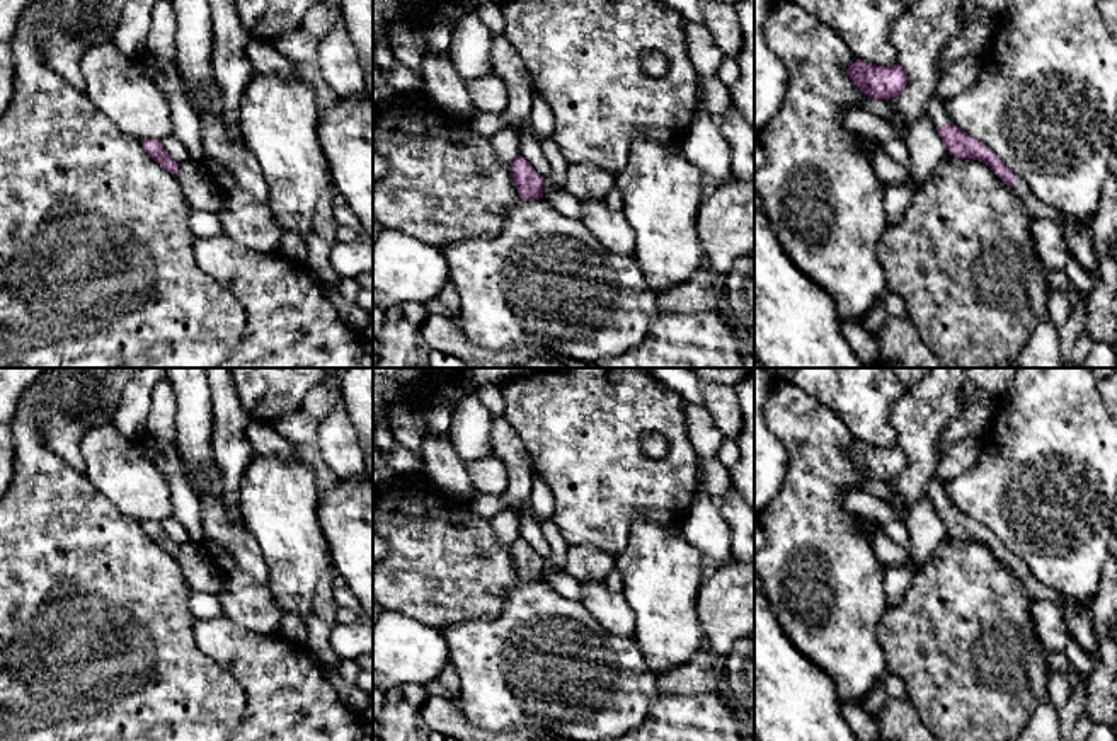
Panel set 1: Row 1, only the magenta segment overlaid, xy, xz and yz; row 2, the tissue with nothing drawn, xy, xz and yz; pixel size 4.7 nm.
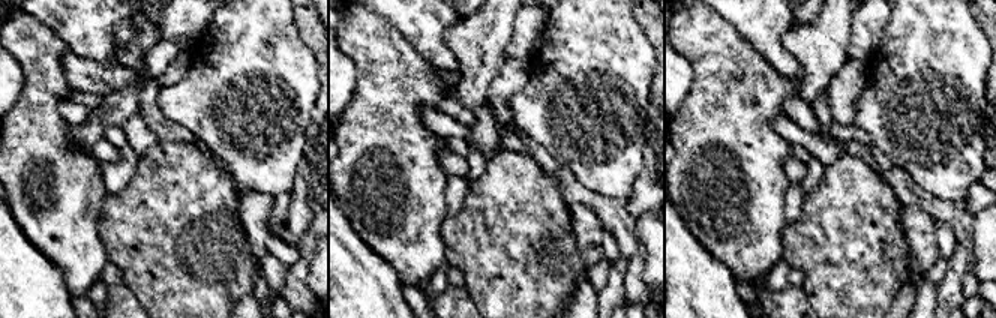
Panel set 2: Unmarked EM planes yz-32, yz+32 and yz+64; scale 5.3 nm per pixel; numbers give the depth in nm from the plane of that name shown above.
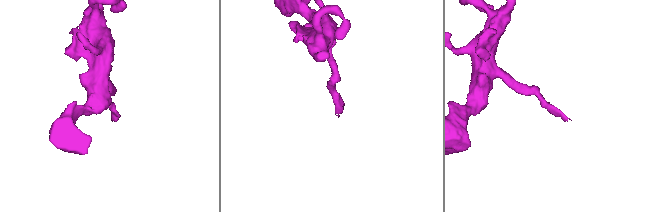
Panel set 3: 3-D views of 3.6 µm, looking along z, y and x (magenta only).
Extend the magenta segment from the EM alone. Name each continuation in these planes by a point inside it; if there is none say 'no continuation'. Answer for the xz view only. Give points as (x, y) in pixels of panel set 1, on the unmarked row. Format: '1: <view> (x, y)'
no continuation

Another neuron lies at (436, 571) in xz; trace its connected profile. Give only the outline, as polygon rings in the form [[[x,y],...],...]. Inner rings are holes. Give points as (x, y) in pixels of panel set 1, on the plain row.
[[[422,472],[398,474],[373,496],[373,535],[388,543],[388,554],[373,562],[373,601],[415,625],[441,630],[455,622],[495,620],[518,579],[511,547],[502,545],[490,520],[453,521],[455,509],[473,499],[456,499]]]

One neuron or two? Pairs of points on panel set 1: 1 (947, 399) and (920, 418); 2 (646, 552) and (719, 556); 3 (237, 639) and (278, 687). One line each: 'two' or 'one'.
1: one
2: two
3: one

